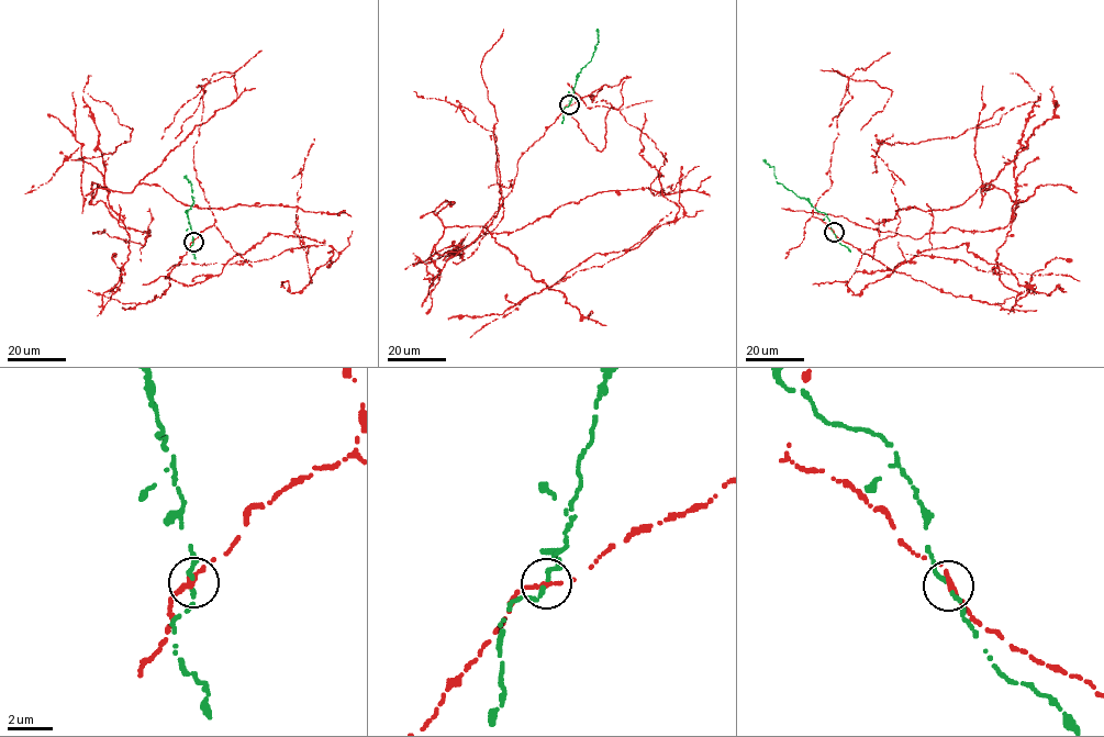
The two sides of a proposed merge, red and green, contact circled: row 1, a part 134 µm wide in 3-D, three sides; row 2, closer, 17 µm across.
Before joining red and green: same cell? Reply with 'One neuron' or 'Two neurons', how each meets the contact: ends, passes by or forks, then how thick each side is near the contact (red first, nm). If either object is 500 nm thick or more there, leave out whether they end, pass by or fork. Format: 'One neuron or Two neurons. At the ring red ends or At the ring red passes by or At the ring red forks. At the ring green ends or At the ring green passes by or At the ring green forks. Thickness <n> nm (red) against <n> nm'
Two neurons. At the ring red passes by. At the ring green passes by. Thickness 240 nm (red) against 180 nm

